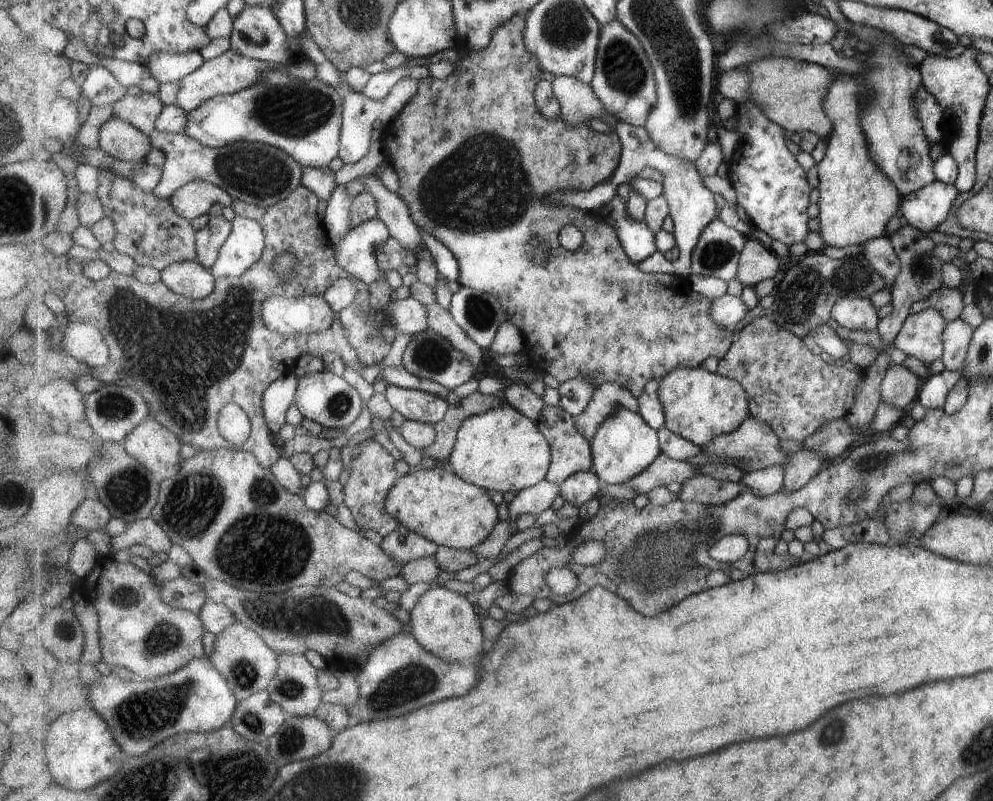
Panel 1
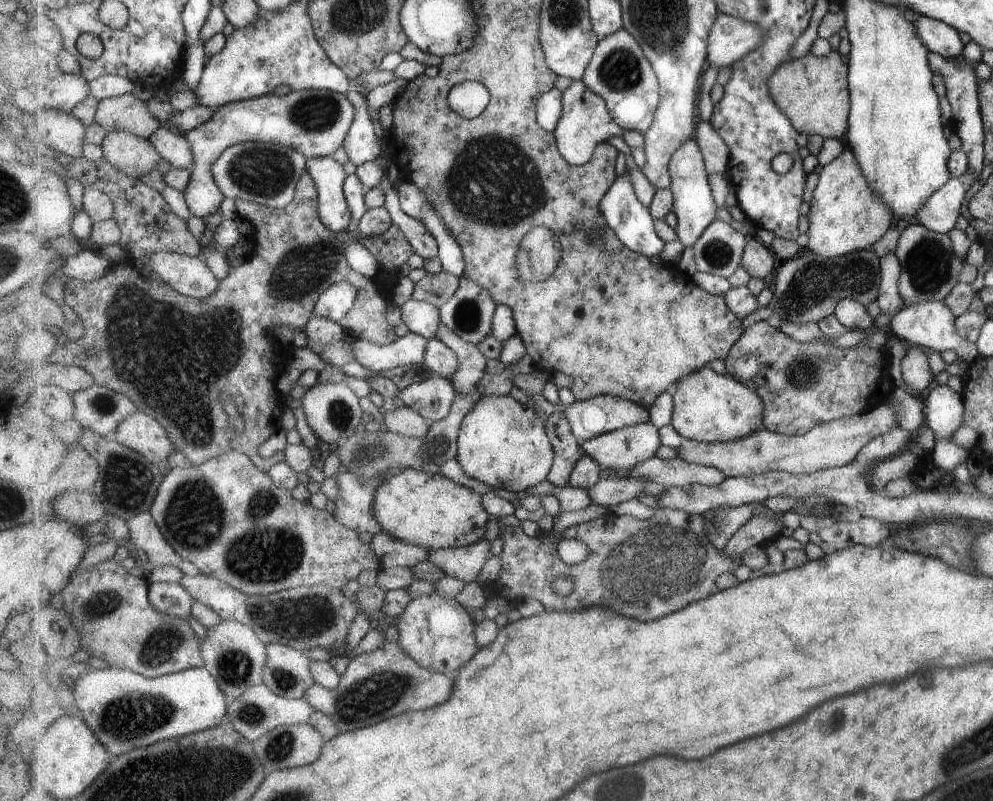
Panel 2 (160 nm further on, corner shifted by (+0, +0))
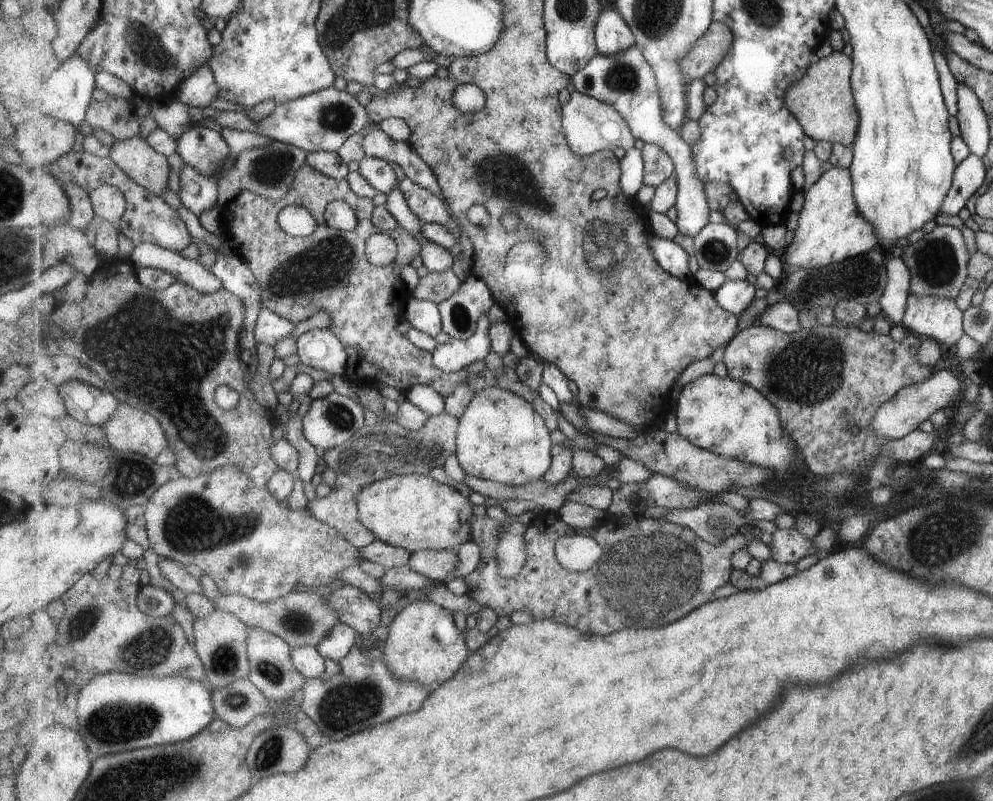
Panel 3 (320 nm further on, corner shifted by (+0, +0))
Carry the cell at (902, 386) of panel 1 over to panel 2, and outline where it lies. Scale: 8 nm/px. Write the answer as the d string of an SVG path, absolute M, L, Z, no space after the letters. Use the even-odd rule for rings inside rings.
M913 347L905 353L900 361L902 380L907 388L923 390L931 380L932 373L927 363L927 355L919 347Z

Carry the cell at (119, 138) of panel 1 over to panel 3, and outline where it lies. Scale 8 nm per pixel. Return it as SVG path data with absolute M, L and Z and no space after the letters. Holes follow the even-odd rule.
M147 139L118 140L111 147L110 157L147 192L158 197L167 192L171 176L169 159L158 153Z

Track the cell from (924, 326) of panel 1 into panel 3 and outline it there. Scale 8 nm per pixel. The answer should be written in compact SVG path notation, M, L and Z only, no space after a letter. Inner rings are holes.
M908 293L900 324L905 330L912 332L921 339L932 338L939 344L949 346L955 344L963 334L963 312L954 299L933 295L917 296L915 293Z

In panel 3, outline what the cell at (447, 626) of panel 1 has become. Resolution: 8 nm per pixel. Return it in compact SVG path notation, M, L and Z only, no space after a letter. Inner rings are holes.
M429 600L407 605L390 624L387 634L377 653L384 658L394 677L434 690L439 682L451 680L471 655L465 634L457 630L453 612Z

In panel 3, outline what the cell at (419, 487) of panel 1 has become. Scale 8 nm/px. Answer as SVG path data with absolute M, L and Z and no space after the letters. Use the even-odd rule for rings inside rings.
M409 473L393 475L389 478L372 482L362 488L358 494L358 517L360 521L375 533L377 539L386 543L406 548L412 553L422 550L442 551L459 547L472 536L473 504L467 496L455 490L450 484L442 484L429 475Z

